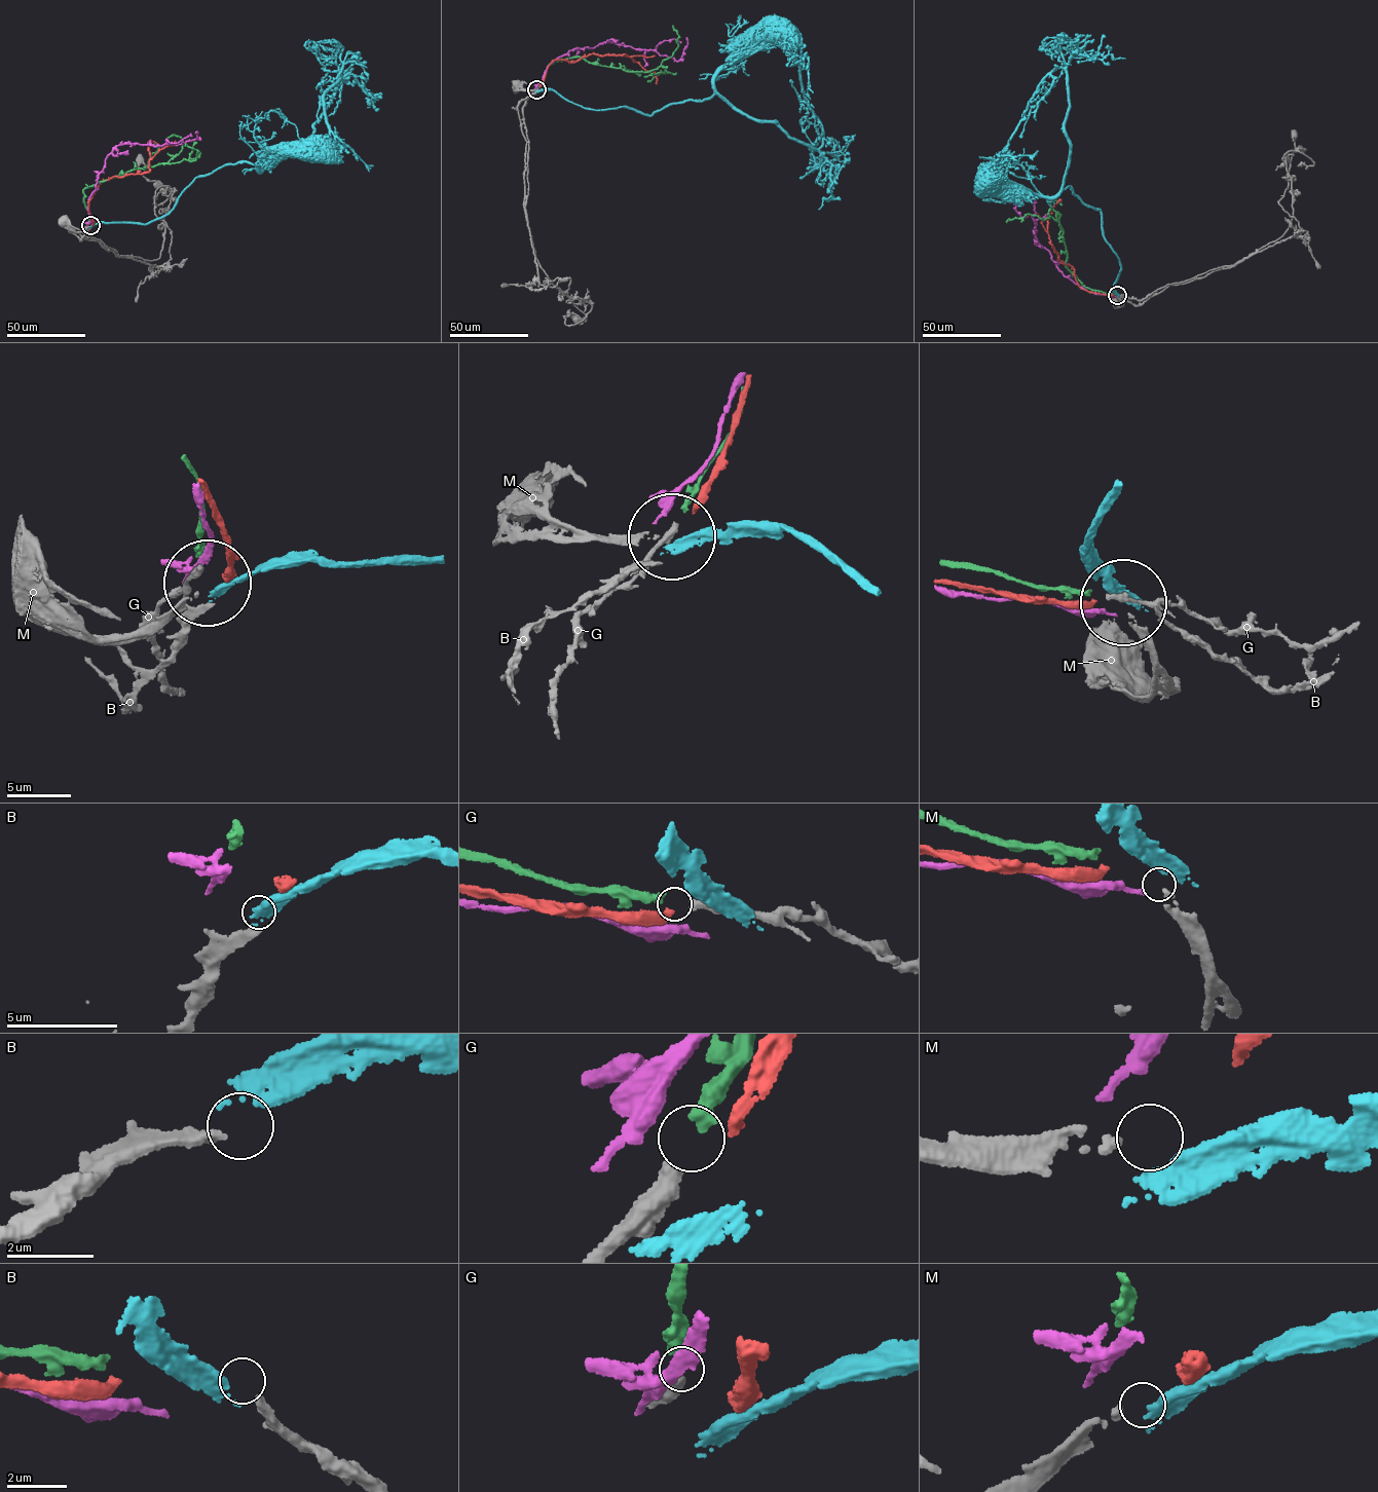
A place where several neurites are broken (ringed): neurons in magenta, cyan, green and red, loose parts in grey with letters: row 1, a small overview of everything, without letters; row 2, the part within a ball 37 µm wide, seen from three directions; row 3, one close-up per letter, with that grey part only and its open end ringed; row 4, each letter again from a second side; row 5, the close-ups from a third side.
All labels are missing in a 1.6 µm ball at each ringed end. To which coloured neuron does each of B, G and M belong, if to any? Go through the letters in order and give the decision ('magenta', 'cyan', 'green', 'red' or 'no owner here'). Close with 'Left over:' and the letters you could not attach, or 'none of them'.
B: no owner here
G: no owner here
M: no owner here
Left over: B, G, M

